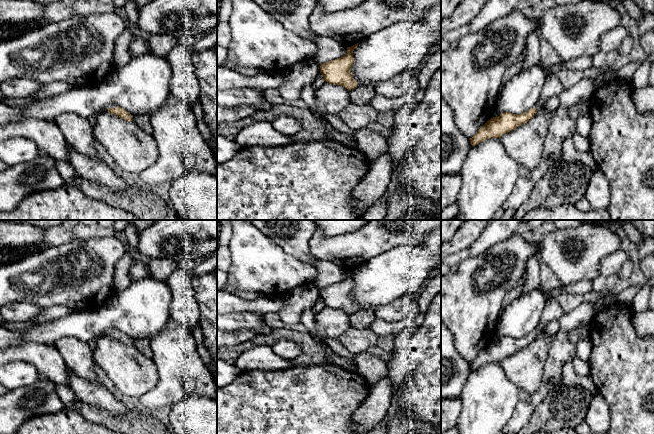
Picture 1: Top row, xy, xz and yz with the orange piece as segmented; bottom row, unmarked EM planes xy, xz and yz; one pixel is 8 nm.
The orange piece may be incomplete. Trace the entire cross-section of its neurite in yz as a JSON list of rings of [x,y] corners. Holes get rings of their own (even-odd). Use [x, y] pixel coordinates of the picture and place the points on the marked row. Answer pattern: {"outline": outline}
{"outline": [[[547,74],[541,96],[533,108],[521,114],[503,112],[498,117],[492,117],[470,138],[471,145],[475,146],[489,138],[500,138],[503,134],[527,123],[549,98],[559,96],[563,90],[561,81],[555,75]]]}

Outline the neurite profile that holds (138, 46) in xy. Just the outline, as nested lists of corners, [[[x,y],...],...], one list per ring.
[[[136,37],[132,39],[129,47],[131,58],[141,56],[149,51],[150,44],[144,38]]]

